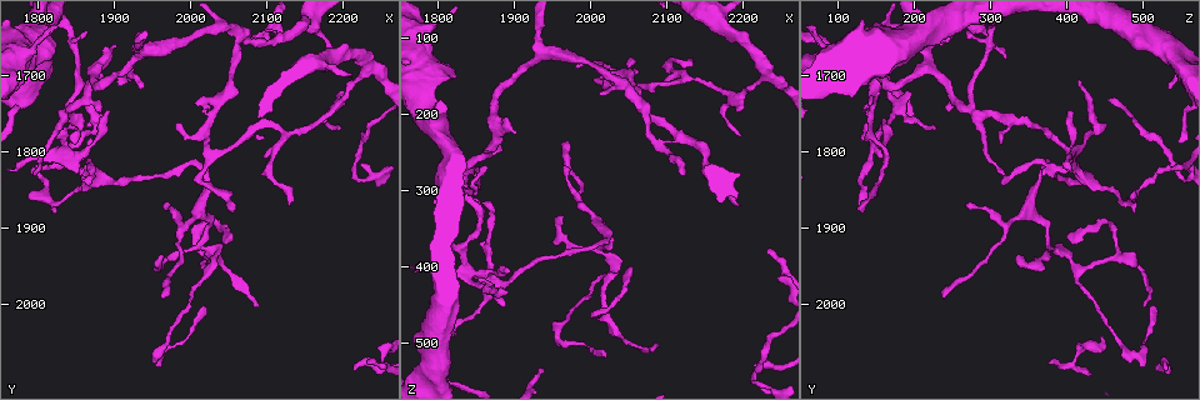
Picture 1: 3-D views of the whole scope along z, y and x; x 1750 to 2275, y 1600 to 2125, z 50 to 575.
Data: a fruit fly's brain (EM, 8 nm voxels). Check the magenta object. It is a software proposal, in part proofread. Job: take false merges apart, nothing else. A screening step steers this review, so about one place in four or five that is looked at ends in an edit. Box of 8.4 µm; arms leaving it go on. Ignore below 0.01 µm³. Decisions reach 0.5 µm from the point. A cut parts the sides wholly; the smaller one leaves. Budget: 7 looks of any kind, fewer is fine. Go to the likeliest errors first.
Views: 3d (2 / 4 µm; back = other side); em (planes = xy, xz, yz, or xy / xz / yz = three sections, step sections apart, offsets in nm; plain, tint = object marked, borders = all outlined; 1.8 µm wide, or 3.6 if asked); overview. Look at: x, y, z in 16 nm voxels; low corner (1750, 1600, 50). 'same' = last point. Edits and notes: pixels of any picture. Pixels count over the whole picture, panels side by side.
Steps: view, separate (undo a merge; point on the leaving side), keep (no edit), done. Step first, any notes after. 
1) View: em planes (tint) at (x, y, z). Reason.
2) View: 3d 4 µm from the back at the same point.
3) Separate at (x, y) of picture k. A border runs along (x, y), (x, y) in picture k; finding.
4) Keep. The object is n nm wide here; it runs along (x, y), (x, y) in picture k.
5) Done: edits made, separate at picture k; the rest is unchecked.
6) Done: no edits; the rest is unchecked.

View: 3d 4 µm at (2220, 1820, 550). Abrupt turn.

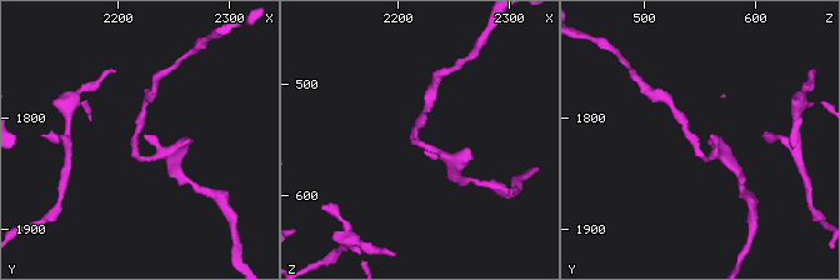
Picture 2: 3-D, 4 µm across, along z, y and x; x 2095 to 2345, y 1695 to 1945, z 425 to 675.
View: em xz step 4 (tint) at (2216, 1824, 548). Need the tissue.

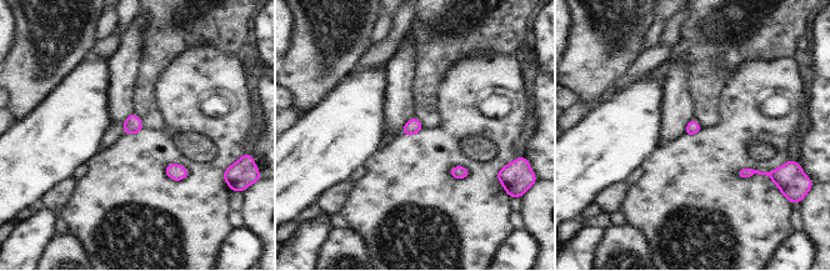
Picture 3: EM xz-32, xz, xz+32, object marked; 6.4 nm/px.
Keep. Continuous, no second cell.

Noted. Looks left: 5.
View: em planes (tint) at (2060, 1640, 185). Narrows sharply.

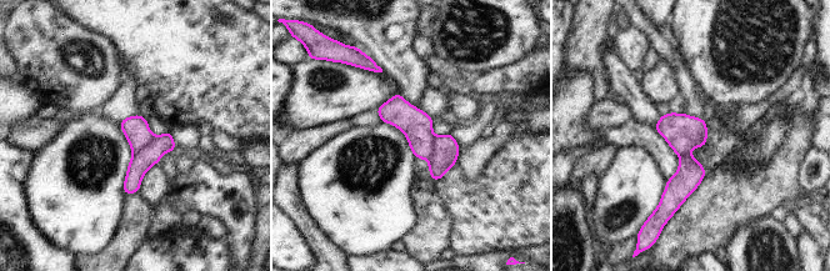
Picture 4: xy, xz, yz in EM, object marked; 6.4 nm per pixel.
Separate at (416, 125) of picture 4. A border runs along (434, 136), (433, 154), (428, 160) in picture 4; a second cell is stuck on.

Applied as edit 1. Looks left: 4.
View: overview.

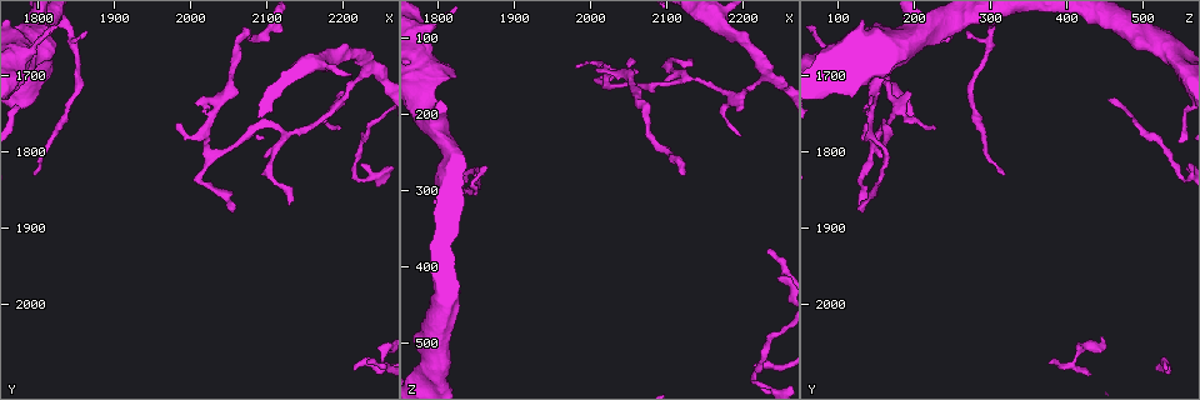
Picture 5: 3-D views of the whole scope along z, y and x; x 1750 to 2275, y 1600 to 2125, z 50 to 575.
View: 3d 2 µm at (2125, 1775, 155). Three arms meet.

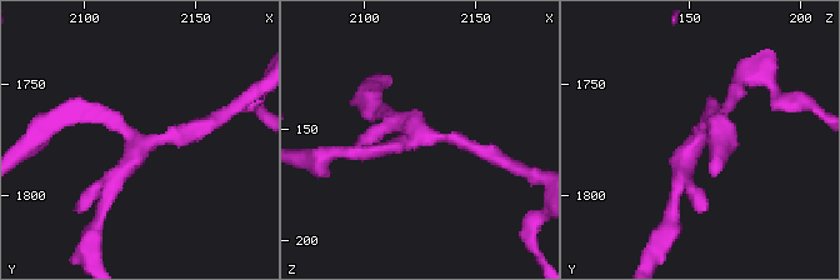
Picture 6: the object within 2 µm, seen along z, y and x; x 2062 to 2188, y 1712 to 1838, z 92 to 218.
View: em planes (plain) at (2126, 1775, 154). Shape alone is not enough.

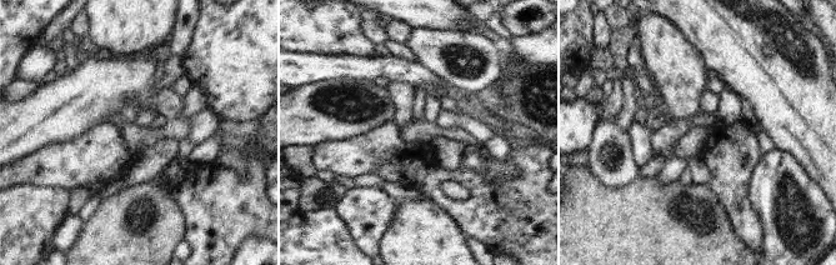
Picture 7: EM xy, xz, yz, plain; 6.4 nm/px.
View: em planes (tint) at the same point. Where the object lies.

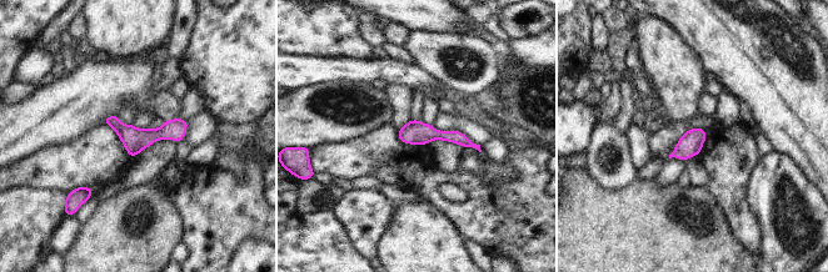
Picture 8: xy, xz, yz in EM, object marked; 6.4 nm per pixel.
Keep. It runs along (108, 120), (129, 135), (184, 122) in picture 8; all the same cell.

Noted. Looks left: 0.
Done: edits made, separate at picture 4; the rest is unchecked.

